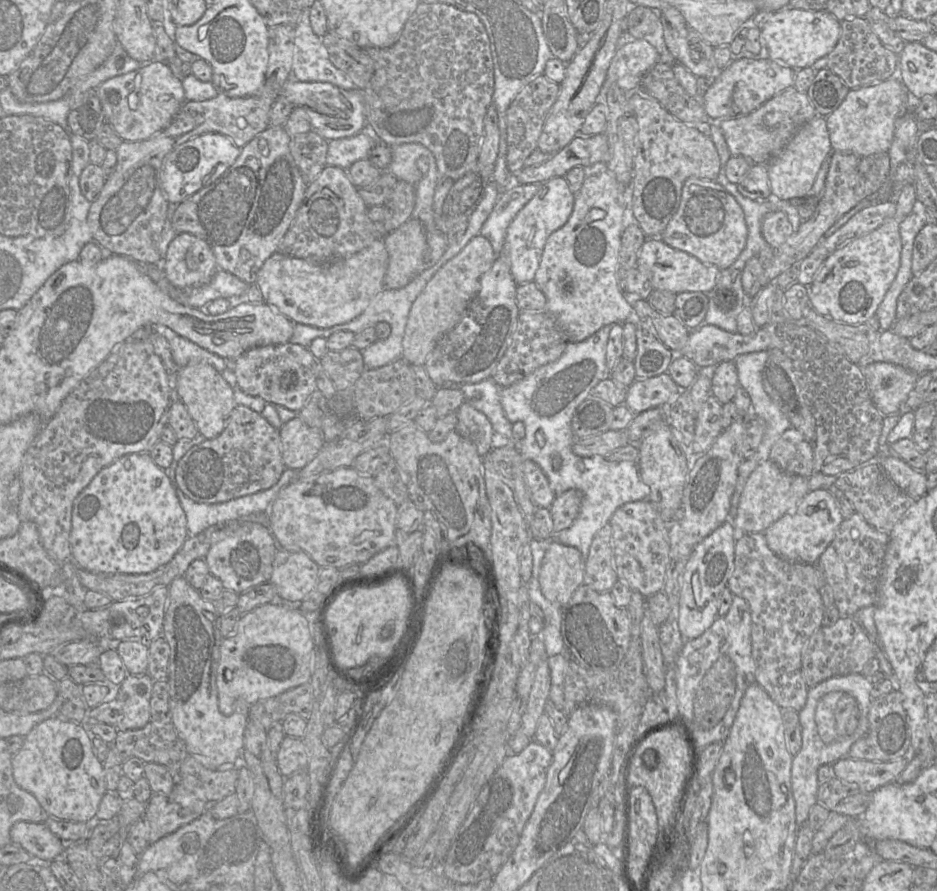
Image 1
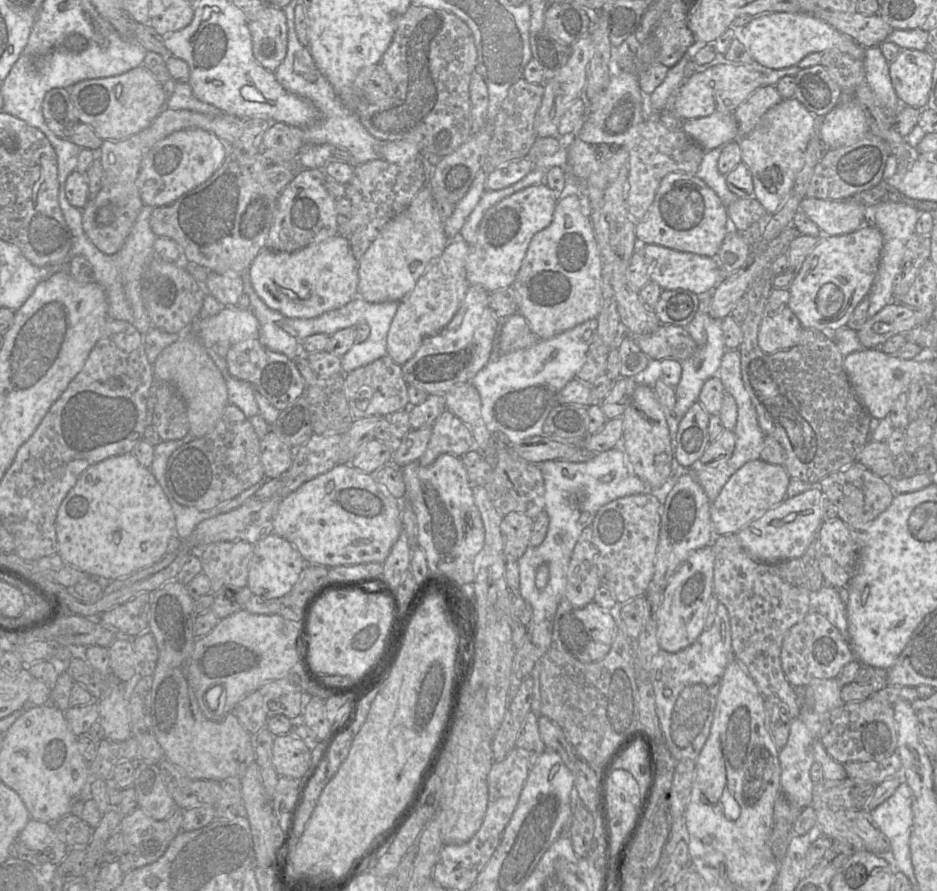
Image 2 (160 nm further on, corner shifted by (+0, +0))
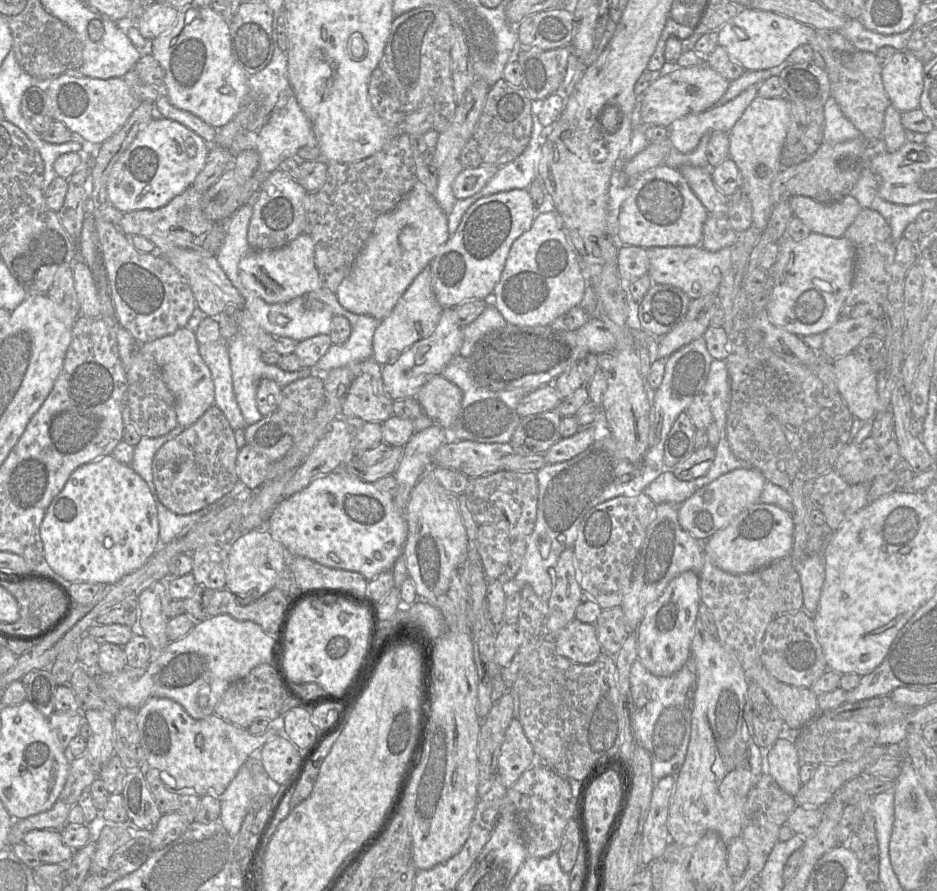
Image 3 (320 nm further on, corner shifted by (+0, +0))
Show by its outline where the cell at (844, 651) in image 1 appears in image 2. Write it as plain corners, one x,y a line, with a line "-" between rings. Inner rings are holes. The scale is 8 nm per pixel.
809,610
785,634
781,649
781,664
786,679
794,687
805,687
814,679
835,678
856,655
849,639
822,614

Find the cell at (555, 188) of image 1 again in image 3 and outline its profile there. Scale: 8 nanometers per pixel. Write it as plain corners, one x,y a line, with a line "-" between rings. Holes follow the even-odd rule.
513,189
509,191
499,192
481,198
478,201
476,201
473,205
471,205
462,216
461,222
456,232
450,235
448,241
441,247
441,249
438,251
438,253
435,255
435,257
432,259
432,261
429,264
429,269
432,277
432,288
439,304
444,309
447,309
451,307
454,308
465,302
475,301
475,300
486,300
488,303
491,303
490,297
493,293
495,286
497,285
497,283
501,278
512,244
524,232
528,231
531,228
535,217
536,217
536,208
533,204
532,198
527,189

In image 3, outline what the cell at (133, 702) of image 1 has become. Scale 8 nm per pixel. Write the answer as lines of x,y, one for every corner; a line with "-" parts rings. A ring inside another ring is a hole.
88,710
84,717
91,728
91,735
86,740
85,754
96,763
96,770
114,755
114,719
115,717
107,711

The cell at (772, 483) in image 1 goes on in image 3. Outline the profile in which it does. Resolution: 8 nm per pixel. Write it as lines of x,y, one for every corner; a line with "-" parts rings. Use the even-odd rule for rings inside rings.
736,469
703,486
678,505
681,527
701,542
727,527
742,511
760,503
766,479
756,469

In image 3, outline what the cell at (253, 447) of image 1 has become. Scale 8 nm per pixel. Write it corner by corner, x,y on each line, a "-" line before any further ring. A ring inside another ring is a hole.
212,405
191,426
162,445
152,462
153,482
159,501
170,511
187,515
228,494
239,482
235,431
223,412

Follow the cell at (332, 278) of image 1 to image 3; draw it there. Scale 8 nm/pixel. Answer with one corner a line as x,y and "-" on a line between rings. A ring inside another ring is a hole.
301,234
289,244
273,250
252,250
239,263
243,285
267,303
283,303
324,288
315,265
315,244
309,234

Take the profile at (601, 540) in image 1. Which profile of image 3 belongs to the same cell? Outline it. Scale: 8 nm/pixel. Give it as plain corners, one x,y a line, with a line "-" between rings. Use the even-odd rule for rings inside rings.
566,548
554,566
551,595
547,601
547,627
554,639
561,629
575,619
575,612
583,591
577,581
573,548

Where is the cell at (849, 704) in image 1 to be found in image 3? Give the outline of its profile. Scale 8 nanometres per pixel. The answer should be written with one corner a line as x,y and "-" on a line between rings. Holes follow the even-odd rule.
787,736
779,737
767,750
769,774
788,794
795,796
802,786
799,769
802,765
794,741

